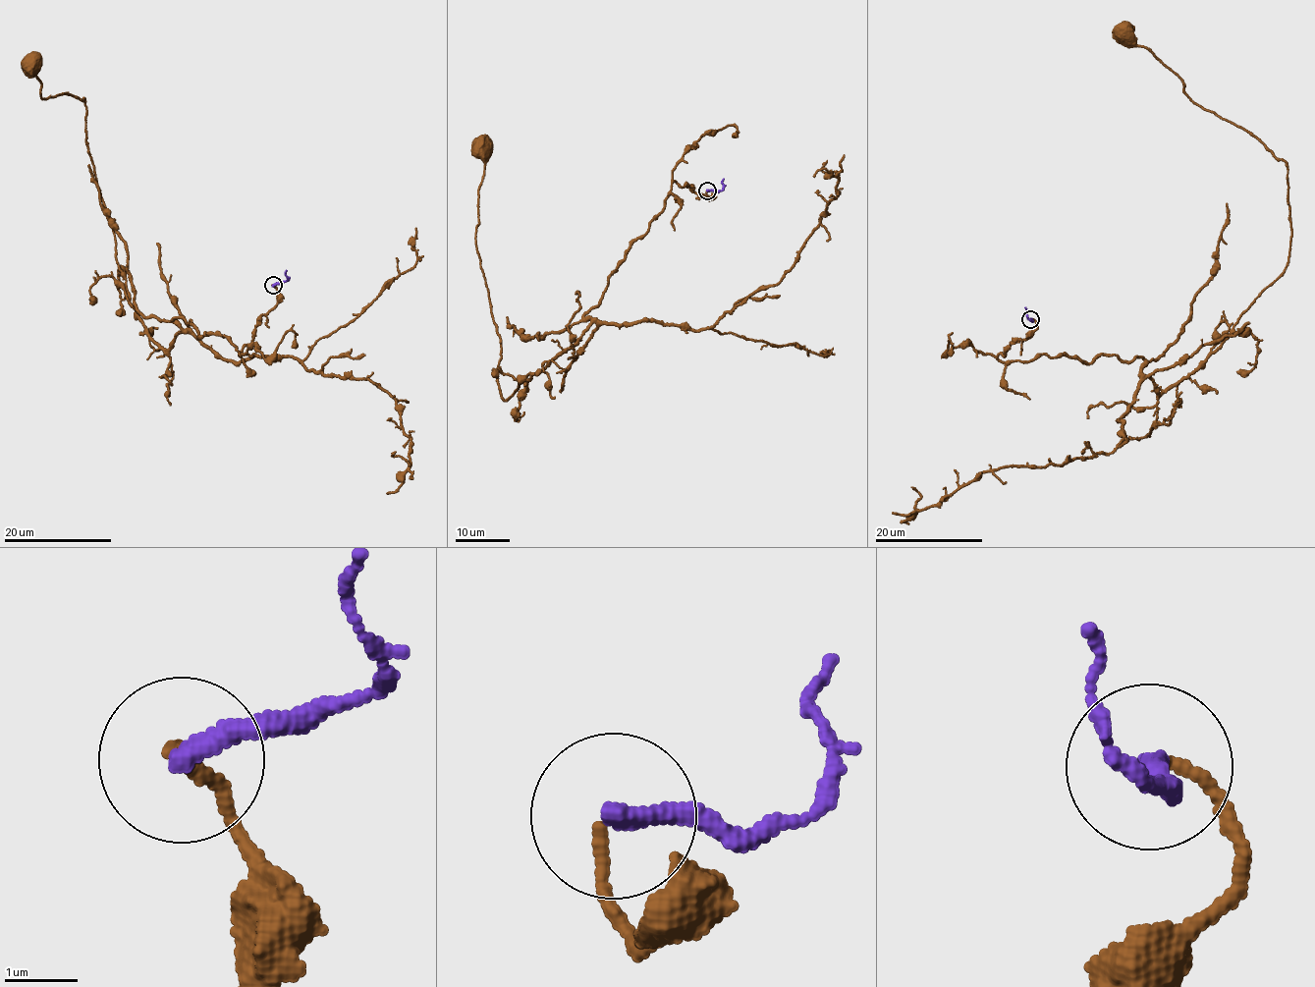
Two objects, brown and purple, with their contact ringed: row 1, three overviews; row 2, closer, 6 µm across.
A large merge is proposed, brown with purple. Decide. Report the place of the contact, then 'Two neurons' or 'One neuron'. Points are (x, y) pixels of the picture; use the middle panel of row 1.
Place: (707, 191). Two neurons

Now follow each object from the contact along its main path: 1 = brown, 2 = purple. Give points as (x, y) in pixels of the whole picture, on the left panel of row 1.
1: (273, 285), (242, 355), (178, 317), (171, 347), (153, 340), (124, 291), (84, 98), (42, 99), (34, 65)
2: (272, 285), (286, 280), (287, 271)

